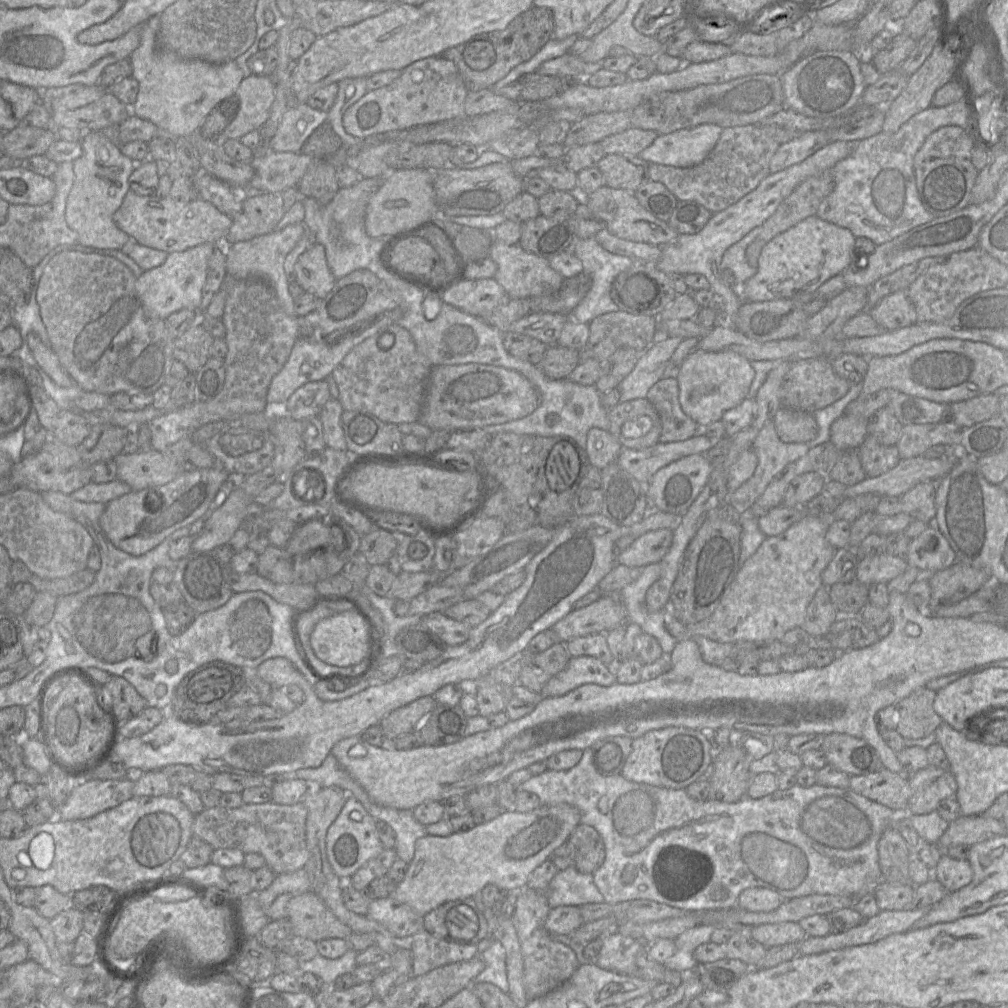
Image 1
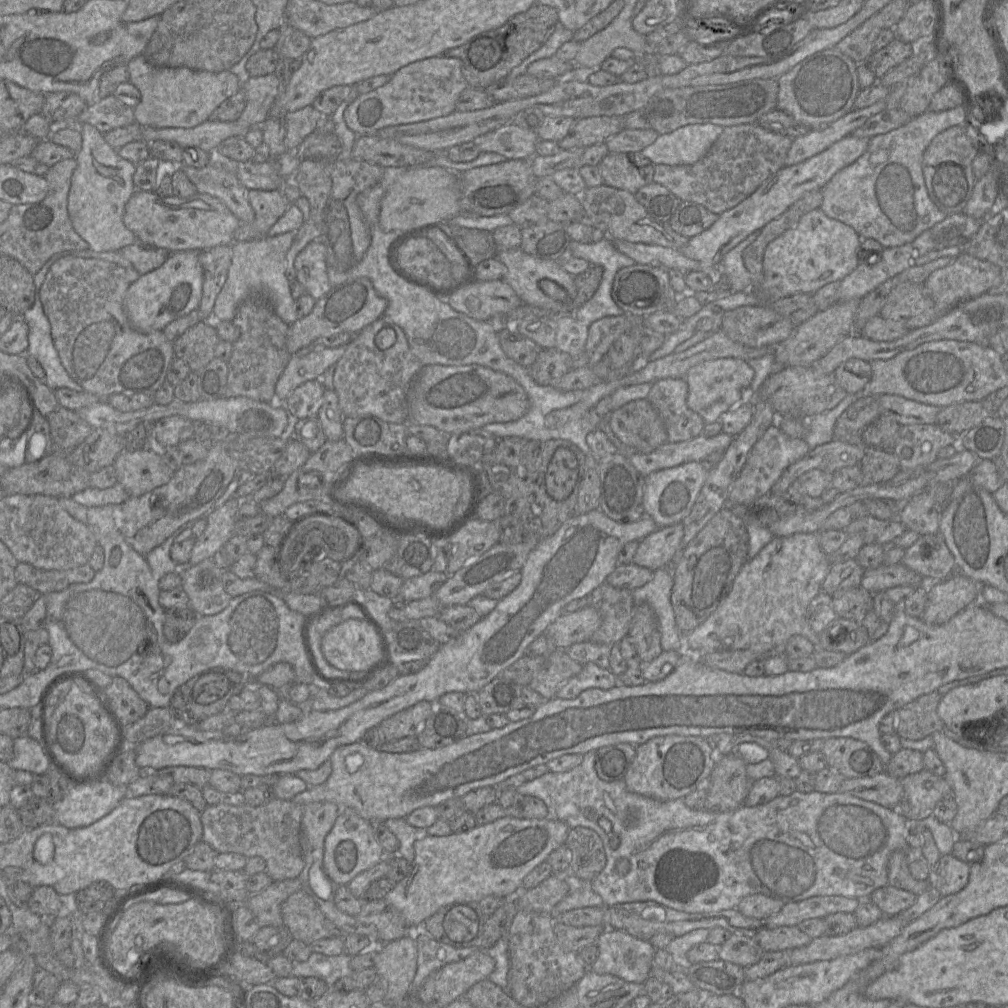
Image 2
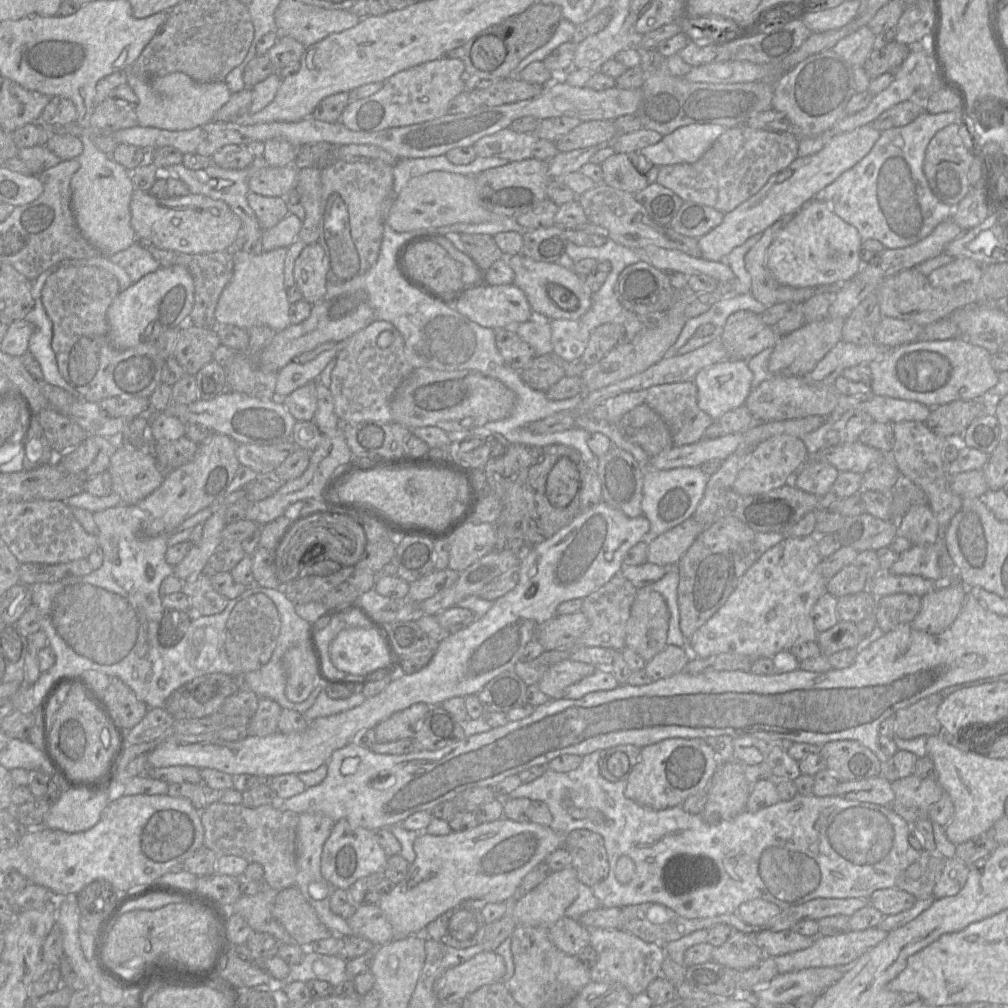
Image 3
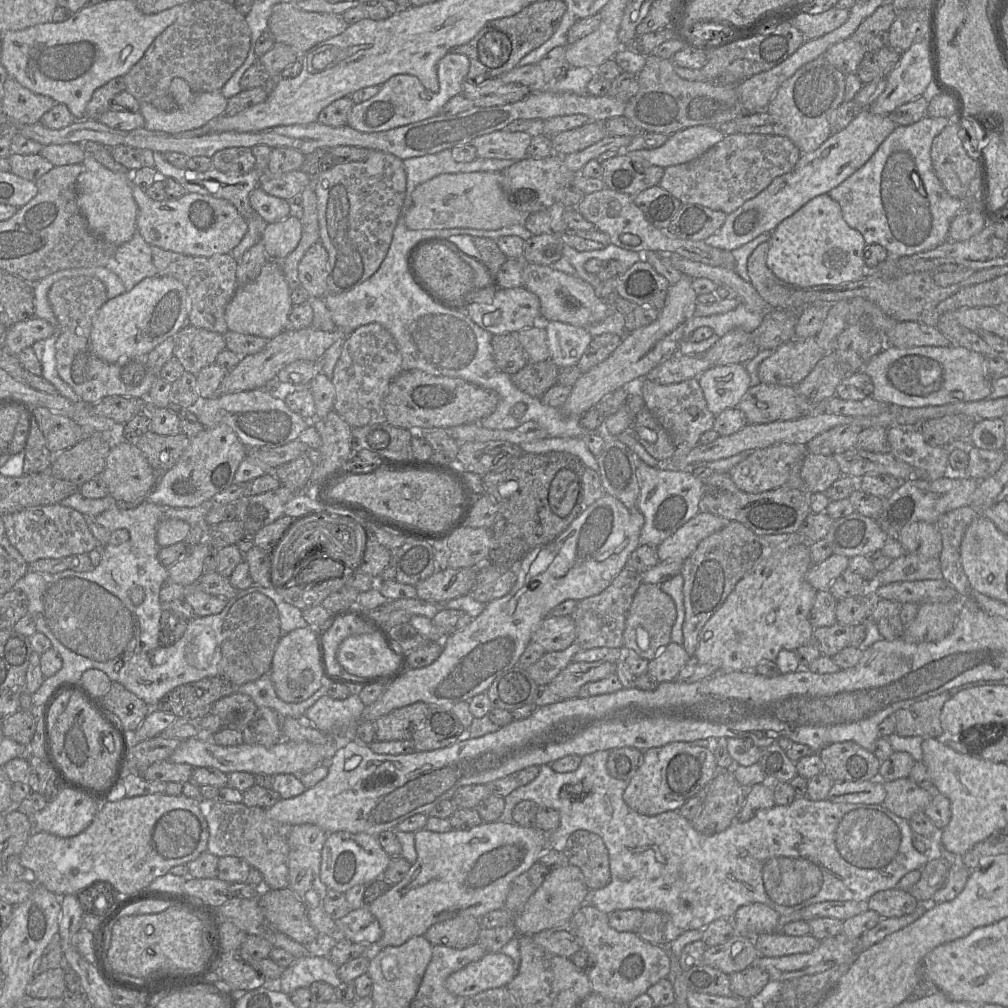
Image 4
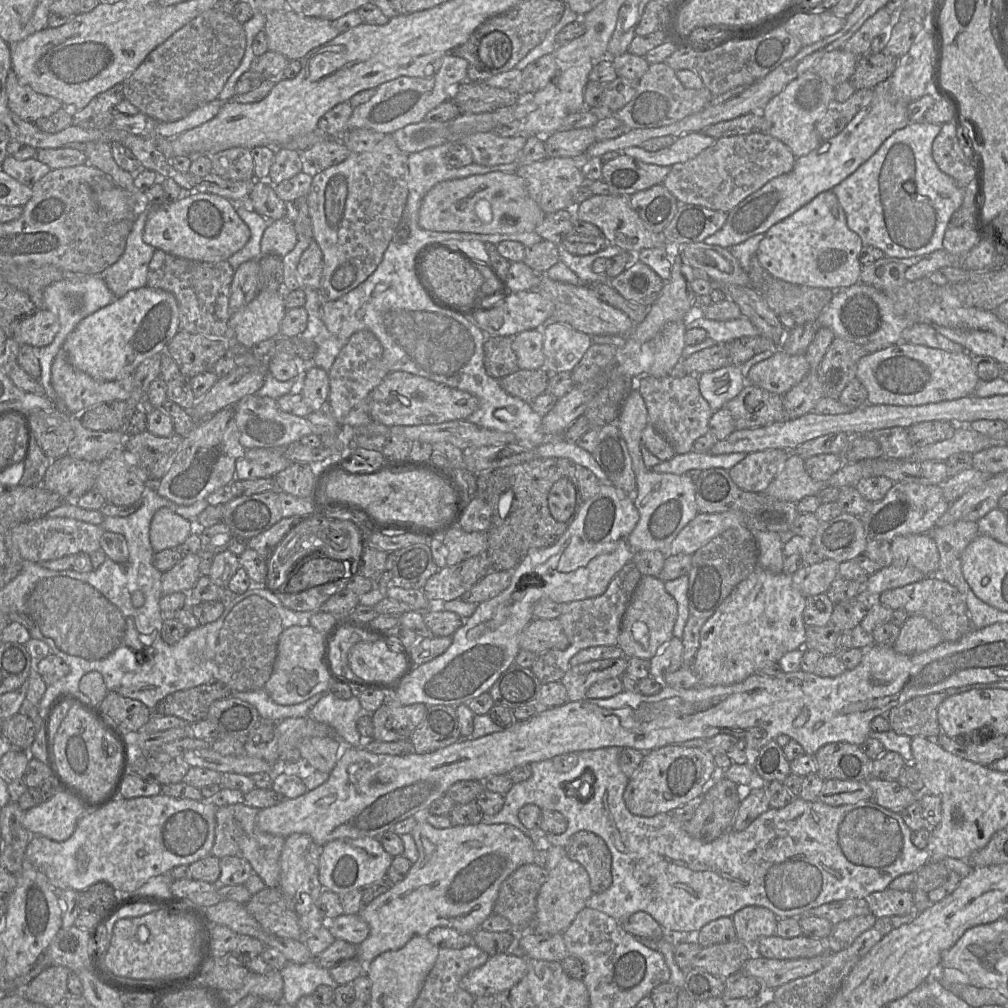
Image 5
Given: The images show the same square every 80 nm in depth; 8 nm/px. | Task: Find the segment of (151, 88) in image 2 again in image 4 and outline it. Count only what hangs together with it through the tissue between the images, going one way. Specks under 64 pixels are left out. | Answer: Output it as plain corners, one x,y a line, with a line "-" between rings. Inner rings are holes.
174,78
170,84
169,91
176,102
176,108
172,111
162,111
152,104
140,103
139,112
145,119
145,129
167,133
182,133
200,128
209,121
223,115
228,103
228,99
223,96
220,90
194,92
182,78

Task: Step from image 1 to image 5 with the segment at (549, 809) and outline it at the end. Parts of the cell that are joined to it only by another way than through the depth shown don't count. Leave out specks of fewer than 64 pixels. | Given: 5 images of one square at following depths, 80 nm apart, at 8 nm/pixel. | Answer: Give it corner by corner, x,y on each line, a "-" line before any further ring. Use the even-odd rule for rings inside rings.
419,819
411,835
419,858
412,864
403,880
364,905
359,913
369,926
368,937
358,945
357,959
370,964
377,956
387,951
396,951
414,936
426,936
436,927
449,927
461,933
473,933
481,928
483,921
493,914
500,885
517,868
532,863
536,849
534,841
510,824
454,825
437,829

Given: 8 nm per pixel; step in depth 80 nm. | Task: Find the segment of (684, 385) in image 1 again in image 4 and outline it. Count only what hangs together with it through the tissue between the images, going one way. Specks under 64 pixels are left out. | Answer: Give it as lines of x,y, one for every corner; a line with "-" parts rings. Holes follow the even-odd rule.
743,363
711,366
698,377
699,385
703,391
708,409
719,415
727,408
737,407
744,394
750,387
750,375

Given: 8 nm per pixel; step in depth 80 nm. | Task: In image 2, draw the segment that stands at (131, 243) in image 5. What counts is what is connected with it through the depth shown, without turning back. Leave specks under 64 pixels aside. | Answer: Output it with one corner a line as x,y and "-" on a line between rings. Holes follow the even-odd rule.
139,241
121,248
118,252
140,275
159,268
171,254
167,249
145,246

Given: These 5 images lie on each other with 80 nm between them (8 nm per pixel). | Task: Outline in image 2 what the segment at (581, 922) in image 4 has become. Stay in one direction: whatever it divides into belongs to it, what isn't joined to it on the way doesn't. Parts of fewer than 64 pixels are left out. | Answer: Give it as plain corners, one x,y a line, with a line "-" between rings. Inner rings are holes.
606,928
597,938
598,954
595,962
588,967
596,974
609,974
627,982
644,984
651,976
656,948
649,941
640,940
619,929

